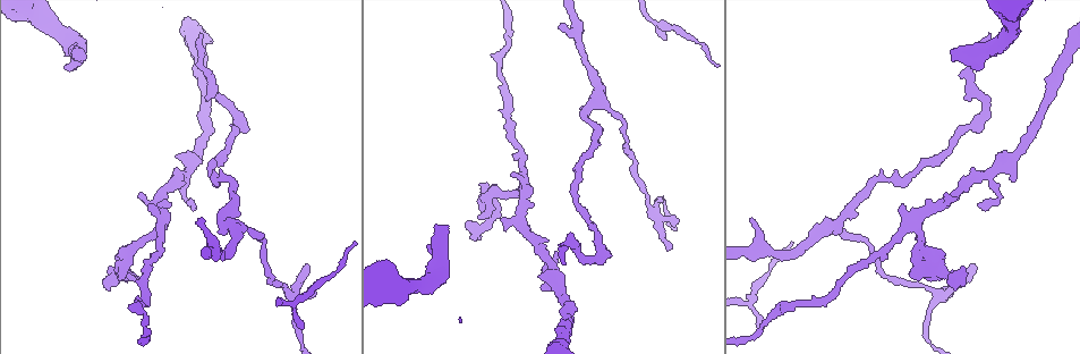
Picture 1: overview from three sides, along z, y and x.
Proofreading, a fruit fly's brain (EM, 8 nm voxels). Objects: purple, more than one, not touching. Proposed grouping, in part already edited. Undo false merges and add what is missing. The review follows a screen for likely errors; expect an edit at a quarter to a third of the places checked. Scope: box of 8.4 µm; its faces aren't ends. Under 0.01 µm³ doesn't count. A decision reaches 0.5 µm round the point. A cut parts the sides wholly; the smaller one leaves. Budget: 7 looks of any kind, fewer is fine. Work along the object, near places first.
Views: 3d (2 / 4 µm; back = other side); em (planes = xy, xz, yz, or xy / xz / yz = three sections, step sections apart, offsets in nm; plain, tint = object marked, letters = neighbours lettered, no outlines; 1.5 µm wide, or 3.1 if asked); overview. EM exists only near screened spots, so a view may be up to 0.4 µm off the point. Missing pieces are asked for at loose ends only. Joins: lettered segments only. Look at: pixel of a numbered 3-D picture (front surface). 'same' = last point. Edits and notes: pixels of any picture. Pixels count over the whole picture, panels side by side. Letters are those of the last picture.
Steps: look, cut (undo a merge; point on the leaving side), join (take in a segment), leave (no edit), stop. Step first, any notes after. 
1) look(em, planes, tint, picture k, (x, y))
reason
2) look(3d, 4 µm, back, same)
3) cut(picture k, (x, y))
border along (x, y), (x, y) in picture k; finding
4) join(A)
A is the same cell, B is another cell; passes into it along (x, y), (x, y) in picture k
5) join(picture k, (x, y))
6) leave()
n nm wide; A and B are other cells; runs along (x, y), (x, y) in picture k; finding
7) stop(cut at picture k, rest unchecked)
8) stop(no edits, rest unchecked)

look(em, yz, step 4, letters, picture 1, (562, 264))
long arm stops here

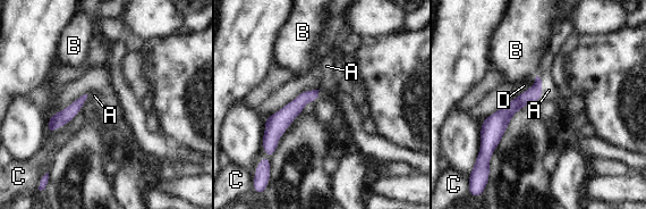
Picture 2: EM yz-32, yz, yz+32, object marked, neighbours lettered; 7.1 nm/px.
look(em, planes, letters, same)
another direction

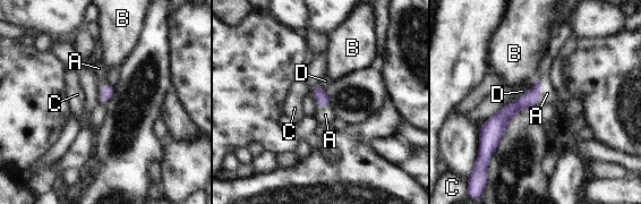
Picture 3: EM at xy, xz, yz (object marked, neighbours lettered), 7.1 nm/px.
join(A)
A is the same cell, B, C and D are other cells; passes into it along (528, 100), (539, 94), (547, 93) in picture 3; the cell continues

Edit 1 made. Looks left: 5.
look(overview)

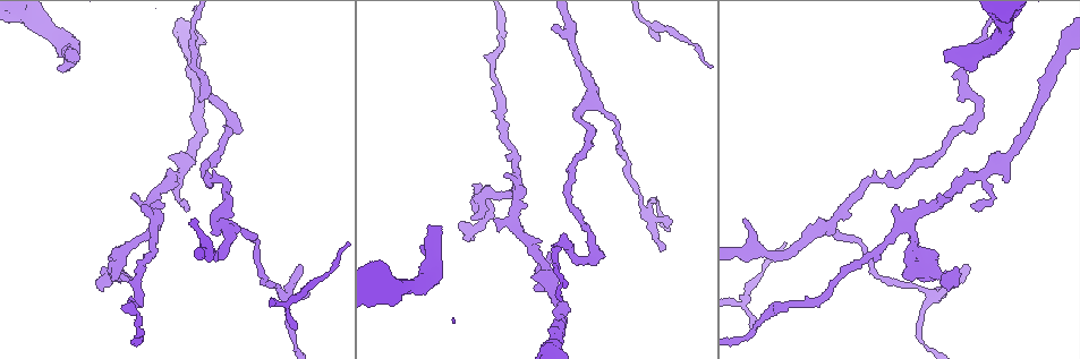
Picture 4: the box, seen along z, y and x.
look(em, yz, step 8, tint, picture 4, (944, 61))
branch stops here

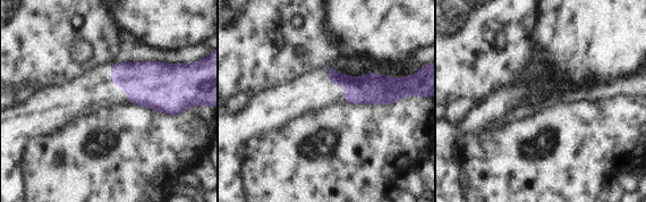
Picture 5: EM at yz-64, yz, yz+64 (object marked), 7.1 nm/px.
look(em, planes, tint, same)

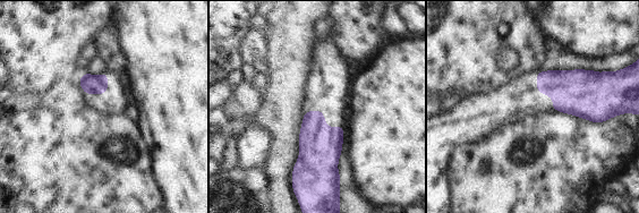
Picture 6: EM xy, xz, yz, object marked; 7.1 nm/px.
look(em, planes, letters, same)

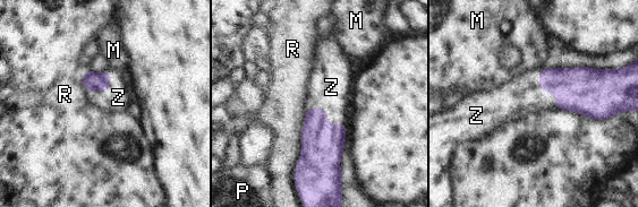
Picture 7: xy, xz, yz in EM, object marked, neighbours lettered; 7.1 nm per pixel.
join(Z)
Z is the same cell, M, P and R are other cells; the cell continues

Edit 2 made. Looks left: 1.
stop(join at picture 3, join at picture 7, rest unchecked)

